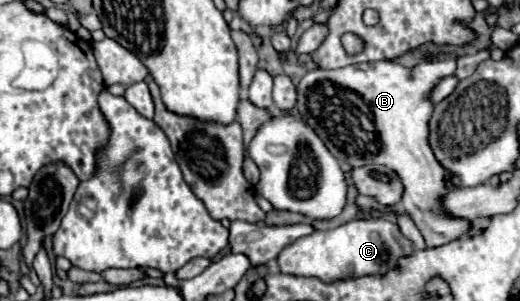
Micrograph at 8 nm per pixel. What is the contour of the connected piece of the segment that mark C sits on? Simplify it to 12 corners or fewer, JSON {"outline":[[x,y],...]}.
{"outline":[[384,217],[312,231],[280,271],[322,283],[386,275],[412,241]]}

